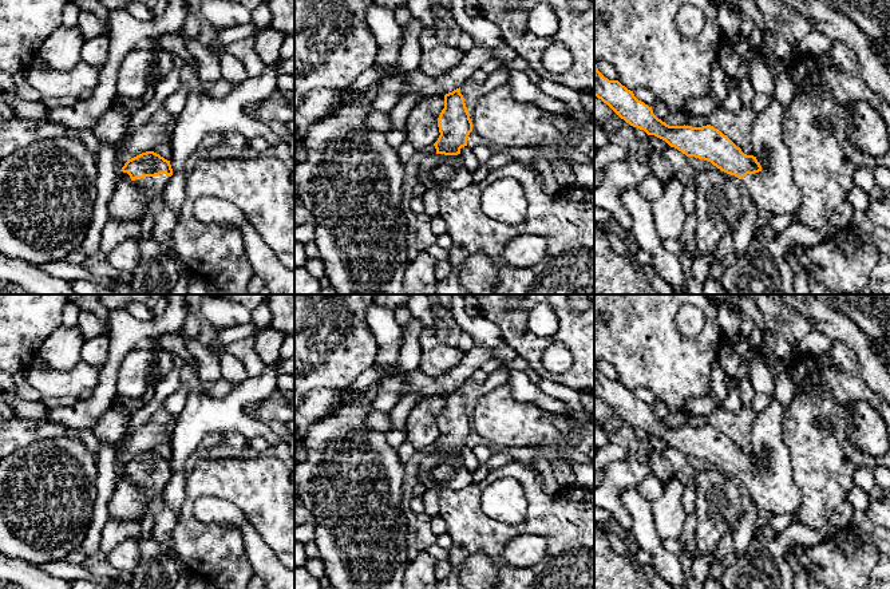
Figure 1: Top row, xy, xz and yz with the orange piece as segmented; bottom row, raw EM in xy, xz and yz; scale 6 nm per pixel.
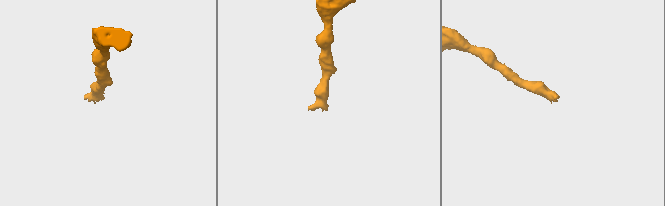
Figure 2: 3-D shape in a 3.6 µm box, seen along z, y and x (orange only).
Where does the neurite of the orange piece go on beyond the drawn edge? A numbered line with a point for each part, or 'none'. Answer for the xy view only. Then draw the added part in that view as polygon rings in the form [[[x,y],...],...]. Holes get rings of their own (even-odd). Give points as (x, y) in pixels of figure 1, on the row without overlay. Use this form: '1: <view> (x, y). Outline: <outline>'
1: xy (154, 487). Outline: [[[166,474],[143,477],[132,481],[132,486],[146,494],[146,506],[153,506],[163,499],[165,489],[170,481]]]

